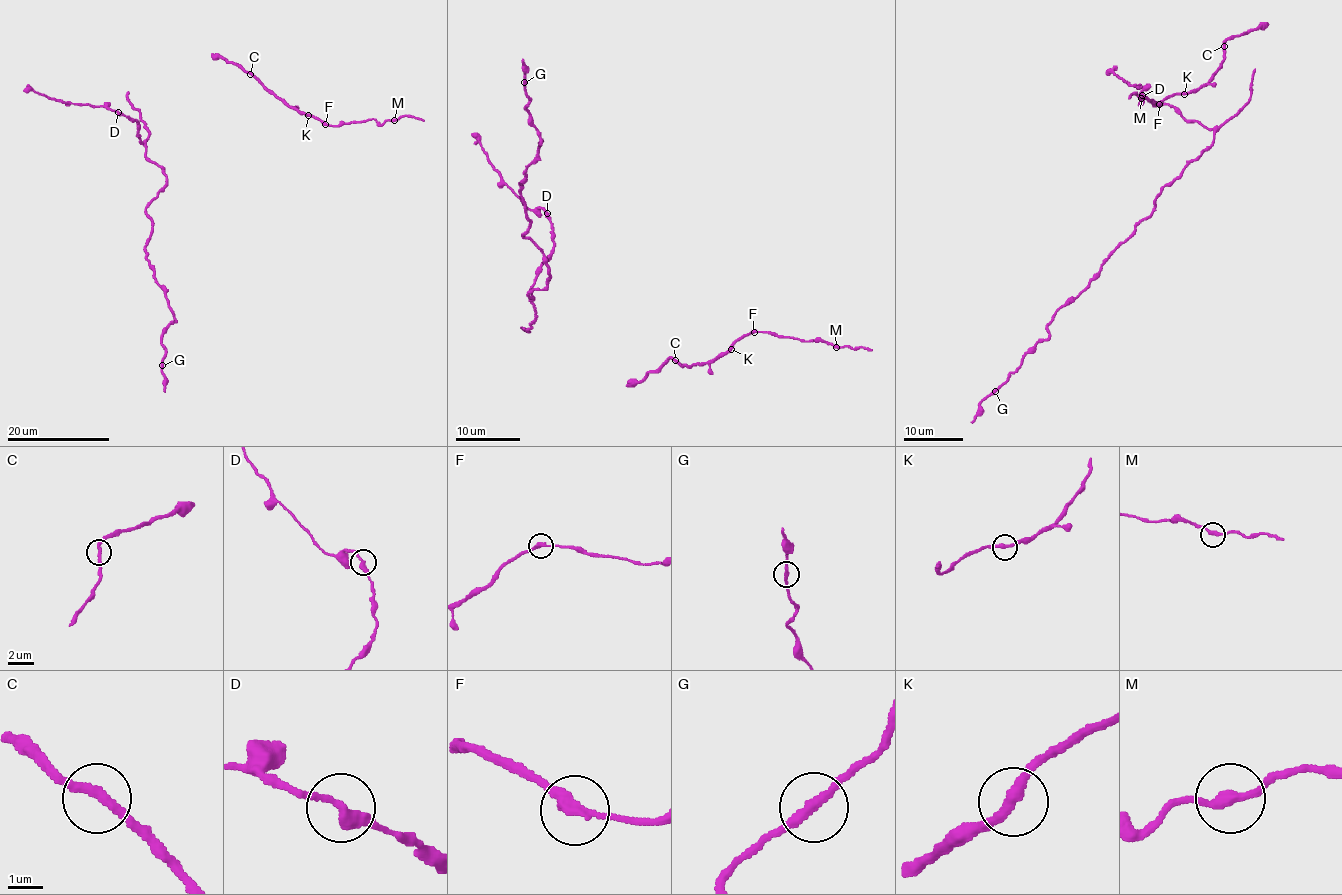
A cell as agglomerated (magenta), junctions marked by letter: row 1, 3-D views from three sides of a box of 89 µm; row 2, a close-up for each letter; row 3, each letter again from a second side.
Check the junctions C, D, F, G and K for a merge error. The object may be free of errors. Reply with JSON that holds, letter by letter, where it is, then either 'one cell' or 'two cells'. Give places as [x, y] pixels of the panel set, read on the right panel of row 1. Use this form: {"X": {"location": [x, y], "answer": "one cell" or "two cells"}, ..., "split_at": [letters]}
{"C": {"location": [1224, 46], "answer": "one cell"}, "D": {"location": [1142, 95], "answer": "one cell"}, "F": {"location": [1159, 104], "answer": "two cells"}, "G": {"location": [995, 391], "answer": "one cell"}, "K": {"location": [1184, 94], "answer": "one cell"}, "split_at": ["F"]}

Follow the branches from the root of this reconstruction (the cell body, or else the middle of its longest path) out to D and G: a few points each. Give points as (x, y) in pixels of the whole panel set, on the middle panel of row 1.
D: (532, 323), (535, 313), (532, 285), (537, 277), (537, 269), (554, 247), (552, 224), (547, 213)
G: (532, 323), (527, 296), (550, 276), (522, 237), (519, 185), (542, 140), (524, 82)

